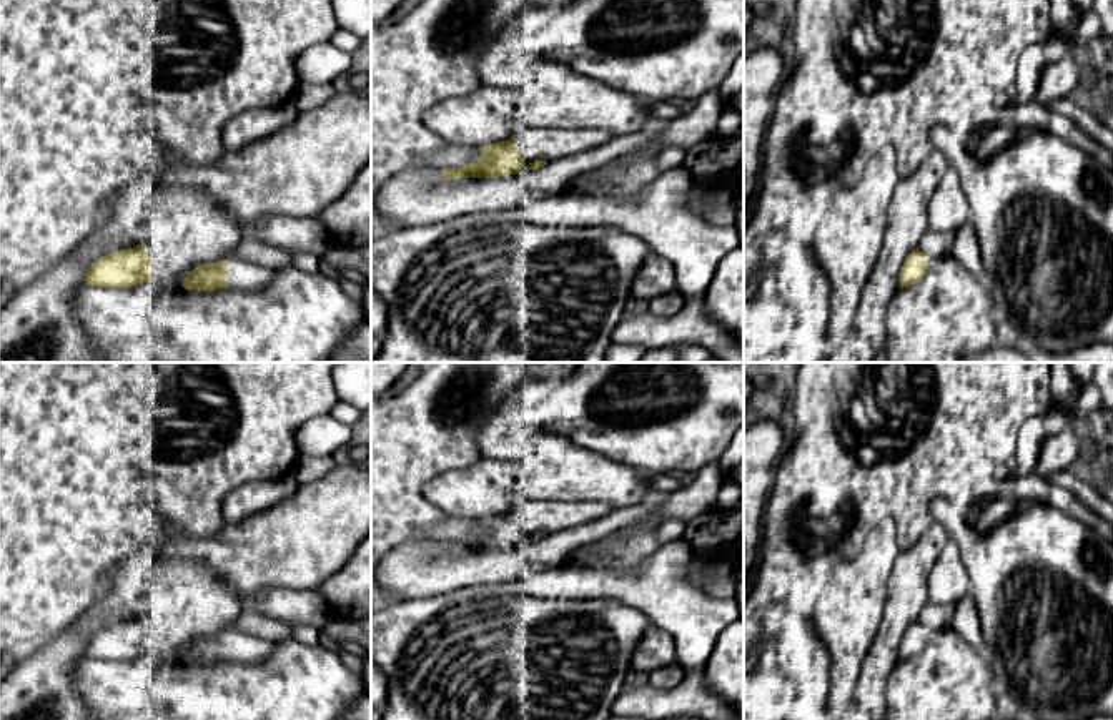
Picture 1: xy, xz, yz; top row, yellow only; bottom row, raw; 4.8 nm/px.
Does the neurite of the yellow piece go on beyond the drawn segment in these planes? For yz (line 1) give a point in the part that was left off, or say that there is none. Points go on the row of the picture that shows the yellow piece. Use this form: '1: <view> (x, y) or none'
1: none

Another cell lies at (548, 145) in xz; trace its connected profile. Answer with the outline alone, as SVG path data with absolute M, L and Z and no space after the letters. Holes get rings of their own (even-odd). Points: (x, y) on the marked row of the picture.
M481 85L476 91L439 101L423 115L426 128L446 140L449 145L484 146L496 141L517 138L517 151L524 163L557 161L607 145L612 135L604 130L551 130L524 126L524 91L501 90Z

